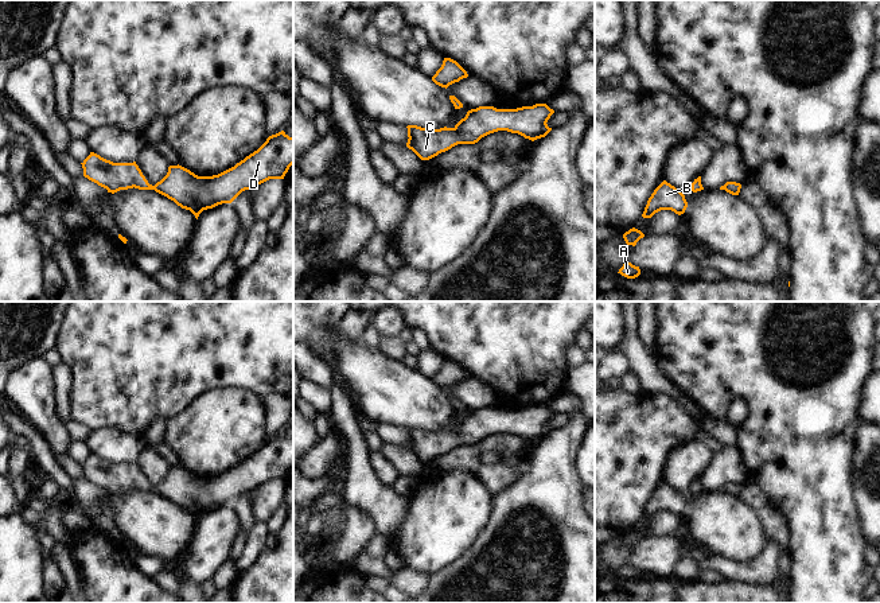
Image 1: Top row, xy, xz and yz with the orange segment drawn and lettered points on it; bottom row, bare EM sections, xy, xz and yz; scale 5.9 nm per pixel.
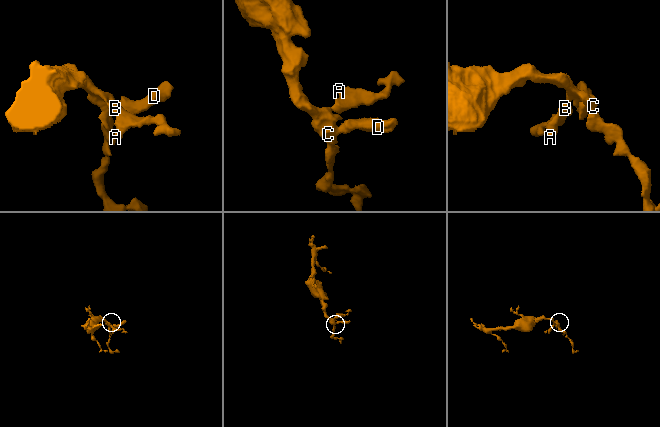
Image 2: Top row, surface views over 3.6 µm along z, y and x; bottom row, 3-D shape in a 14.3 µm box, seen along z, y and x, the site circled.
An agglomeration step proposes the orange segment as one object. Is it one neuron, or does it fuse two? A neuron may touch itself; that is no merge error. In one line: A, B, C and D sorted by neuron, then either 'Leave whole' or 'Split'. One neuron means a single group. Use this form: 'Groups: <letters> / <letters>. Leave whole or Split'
Groups: A B C D. Leave whole.

